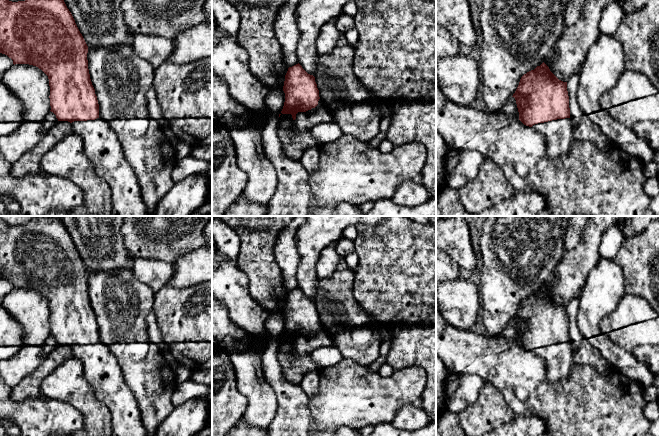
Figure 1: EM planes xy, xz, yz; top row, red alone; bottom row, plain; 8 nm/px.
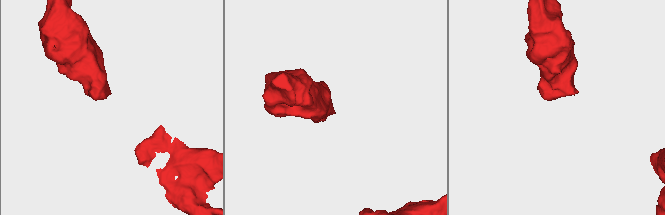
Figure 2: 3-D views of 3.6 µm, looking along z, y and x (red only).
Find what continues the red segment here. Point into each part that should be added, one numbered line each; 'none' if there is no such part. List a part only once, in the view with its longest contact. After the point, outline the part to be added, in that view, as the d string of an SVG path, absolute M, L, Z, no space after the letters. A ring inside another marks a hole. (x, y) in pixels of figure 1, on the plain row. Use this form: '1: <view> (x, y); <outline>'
1: yz (558, 358); M570 342L538 347L533 349L532 353L544 361L549 384L555 384L566 378L574 364Z

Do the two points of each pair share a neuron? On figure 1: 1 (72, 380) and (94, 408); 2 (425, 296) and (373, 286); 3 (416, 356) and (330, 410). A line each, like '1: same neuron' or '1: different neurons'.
1: same neuron
2: same neuron
3: different neurons

